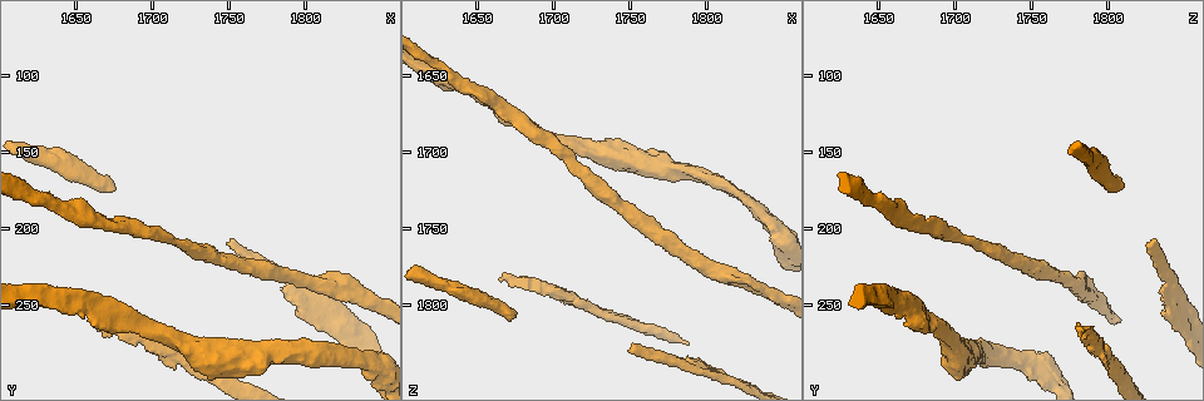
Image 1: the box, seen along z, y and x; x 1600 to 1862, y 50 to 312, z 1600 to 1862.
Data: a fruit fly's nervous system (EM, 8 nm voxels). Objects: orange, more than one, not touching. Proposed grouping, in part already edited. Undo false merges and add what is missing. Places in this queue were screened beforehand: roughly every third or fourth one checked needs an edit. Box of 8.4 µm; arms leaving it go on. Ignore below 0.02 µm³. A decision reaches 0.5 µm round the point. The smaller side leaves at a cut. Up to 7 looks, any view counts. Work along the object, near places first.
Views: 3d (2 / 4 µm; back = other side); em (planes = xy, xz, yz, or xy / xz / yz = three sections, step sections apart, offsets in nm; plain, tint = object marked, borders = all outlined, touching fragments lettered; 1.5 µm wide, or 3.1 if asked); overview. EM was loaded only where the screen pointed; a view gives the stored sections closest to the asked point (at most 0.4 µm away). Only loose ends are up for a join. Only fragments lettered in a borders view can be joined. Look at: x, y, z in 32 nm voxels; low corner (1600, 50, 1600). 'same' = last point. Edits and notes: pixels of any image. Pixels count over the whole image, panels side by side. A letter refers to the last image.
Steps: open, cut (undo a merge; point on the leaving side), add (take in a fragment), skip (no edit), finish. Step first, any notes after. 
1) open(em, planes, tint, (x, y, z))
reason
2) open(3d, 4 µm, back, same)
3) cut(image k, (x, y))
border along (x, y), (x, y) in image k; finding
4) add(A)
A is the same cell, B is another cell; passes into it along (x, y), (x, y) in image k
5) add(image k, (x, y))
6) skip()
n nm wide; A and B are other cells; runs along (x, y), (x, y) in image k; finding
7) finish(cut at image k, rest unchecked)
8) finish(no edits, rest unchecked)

open(3d, 4 µm, (1844, 290, 1746))
calibre changes

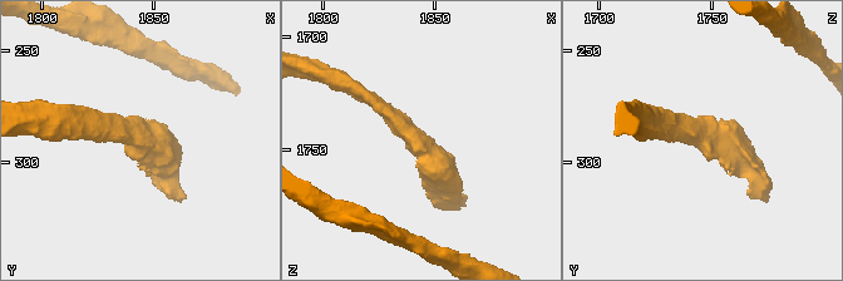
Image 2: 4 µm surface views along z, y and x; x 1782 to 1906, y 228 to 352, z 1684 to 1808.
open(em, yz, step 8, borders, (1843, 289, 1747))
arms of 220, 380 nm; need the tissue

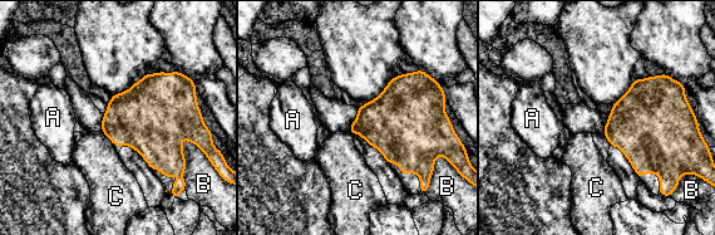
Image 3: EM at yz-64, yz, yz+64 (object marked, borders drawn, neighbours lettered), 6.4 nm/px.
skip()
B touches over 170 nm; A, B and C are other cells; border along (181, 137), (181, 151), (186, 162) in image 3; all the same neuron

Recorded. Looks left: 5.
open(3d, 4 µm, (1674, 174, 1804))
an open end

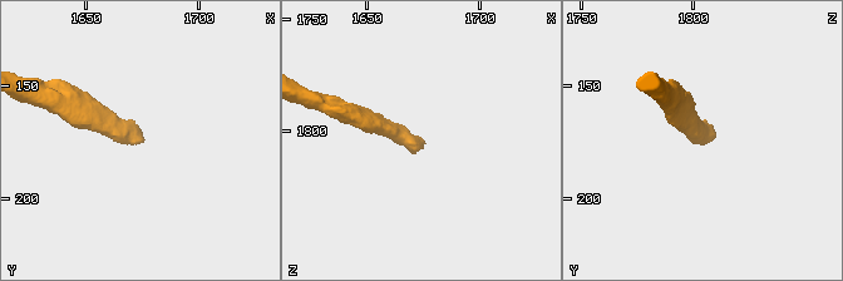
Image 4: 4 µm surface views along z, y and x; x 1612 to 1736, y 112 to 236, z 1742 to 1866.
open(em, xz, step 8, borders, (1676, 174, 1804))
now the EM

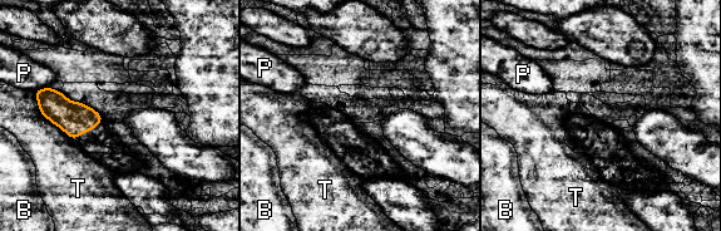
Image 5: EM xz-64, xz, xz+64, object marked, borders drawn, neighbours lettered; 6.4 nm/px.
open(em, planes, borders, same)

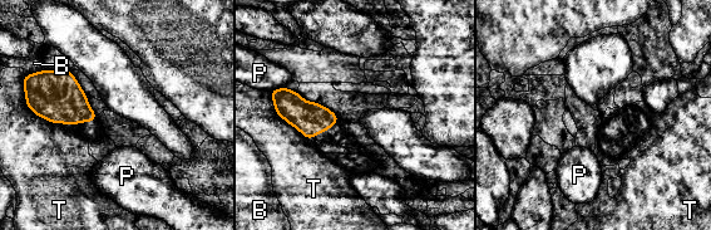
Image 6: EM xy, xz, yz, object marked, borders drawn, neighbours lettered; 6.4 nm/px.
skip()
B, P and T are other cells; no lettered fragment goes on from it

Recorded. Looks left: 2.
open(em, planes, borders, (1786, 244, 1836))
free end

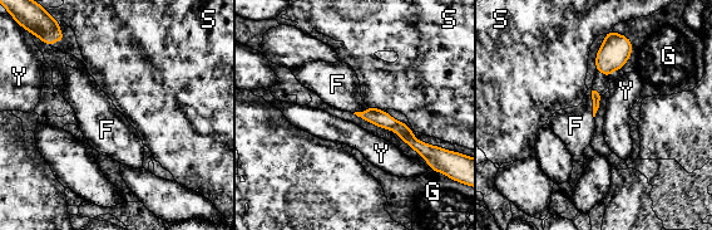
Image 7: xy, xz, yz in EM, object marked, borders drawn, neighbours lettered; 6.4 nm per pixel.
add(F)
F touches over 200 nm; F is the same cell, G, S and Y are other cells; it goes on there

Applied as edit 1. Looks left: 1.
finish(add at image 7, rest unchecked)

